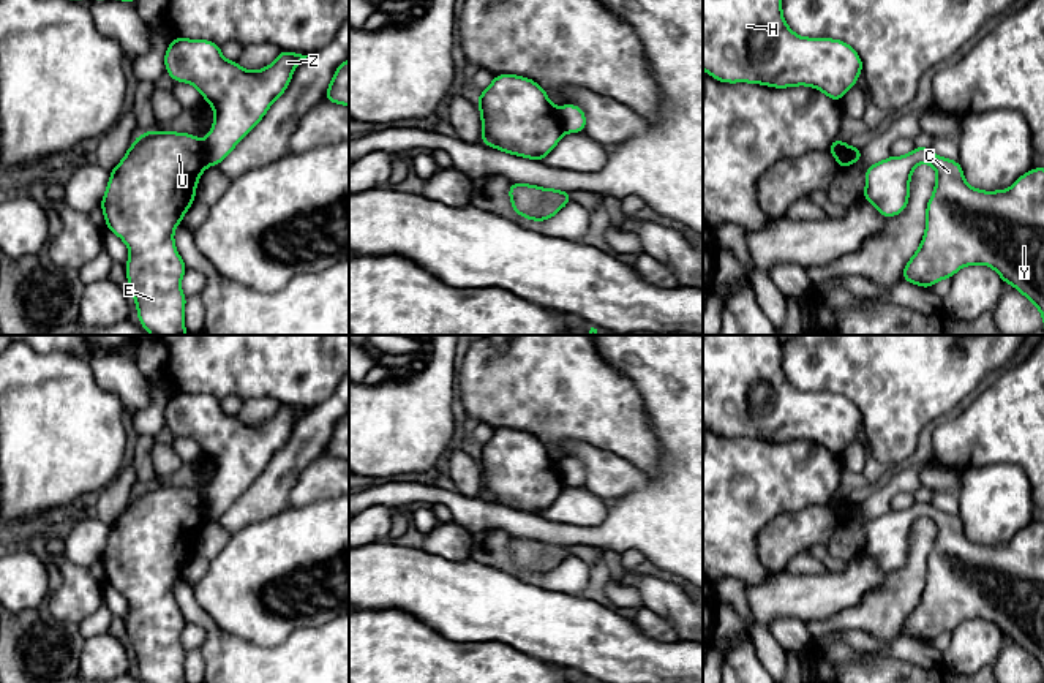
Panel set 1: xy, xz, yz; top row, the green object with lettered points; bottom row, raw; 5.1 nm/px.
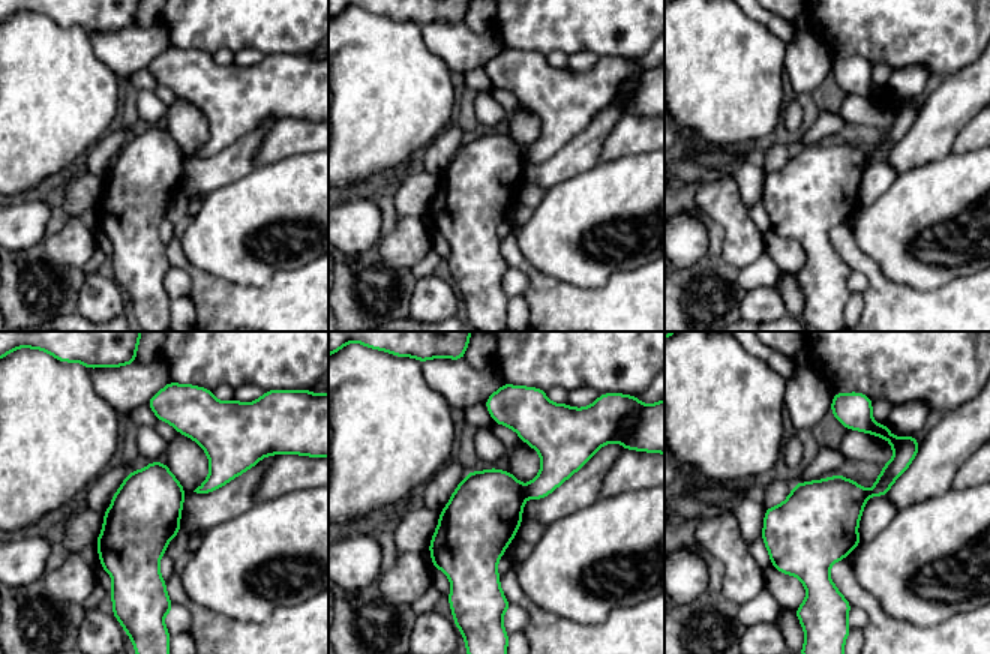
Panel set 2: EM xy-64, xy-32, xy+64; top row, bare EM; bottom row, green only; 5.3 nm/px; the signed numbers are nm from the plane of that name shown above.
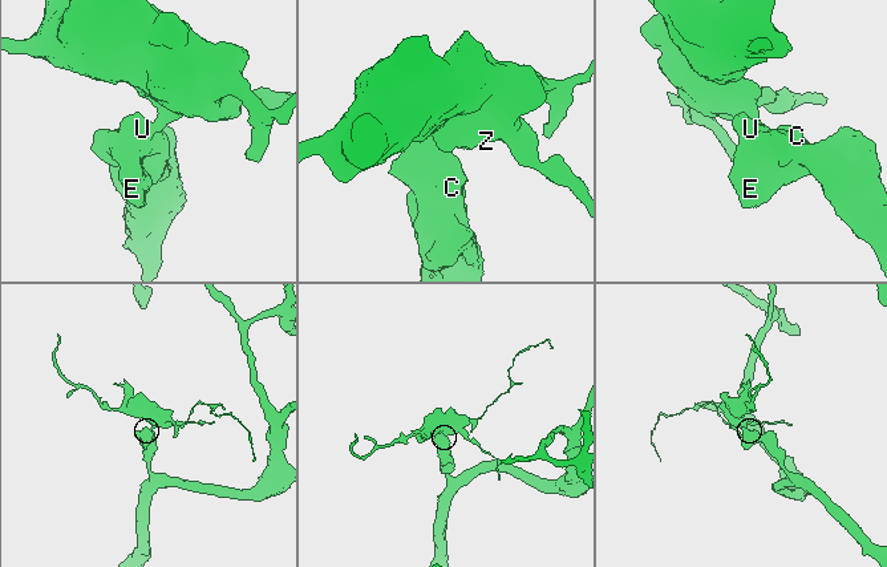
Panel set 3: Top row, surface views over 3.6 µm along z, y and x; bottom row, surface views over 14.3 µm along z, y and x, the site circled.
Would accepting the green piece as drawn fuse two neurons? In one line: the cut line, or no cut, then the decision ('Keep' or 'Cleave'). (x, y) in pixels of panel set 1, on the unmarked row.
Split along xy (202, 495), (209, 517). Cleave

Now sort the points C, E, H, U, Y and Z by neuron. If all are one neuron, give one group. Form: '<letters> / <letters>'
C E U Y / H Z

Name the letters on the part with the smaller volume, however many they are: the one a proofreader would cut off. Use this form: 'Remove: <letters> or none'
Remove: H, Z

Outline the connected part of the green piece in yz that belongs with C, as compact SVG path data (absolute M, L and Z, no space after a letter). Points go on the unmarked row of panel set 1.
M914 501L905 511L891 509L866 522L862 552L881 571L902 568L910 552L911 526L921 517L935 522L937 538L926 563L922 596L903 621L902 634L932 642L965 620L984 618L1035 658L1044 675L1044 523L1030 523L1009 544L982 545L967 538L959 515L938 511L930 501Z

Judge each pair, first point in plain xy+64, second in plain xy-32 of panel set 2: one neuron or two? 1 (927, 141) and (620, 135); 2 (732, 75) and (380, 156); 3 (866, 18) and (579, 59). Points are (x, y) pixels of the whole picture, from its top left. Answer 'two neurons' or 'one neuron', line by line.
1: two neurons
2: one neuron
3: two neurons

